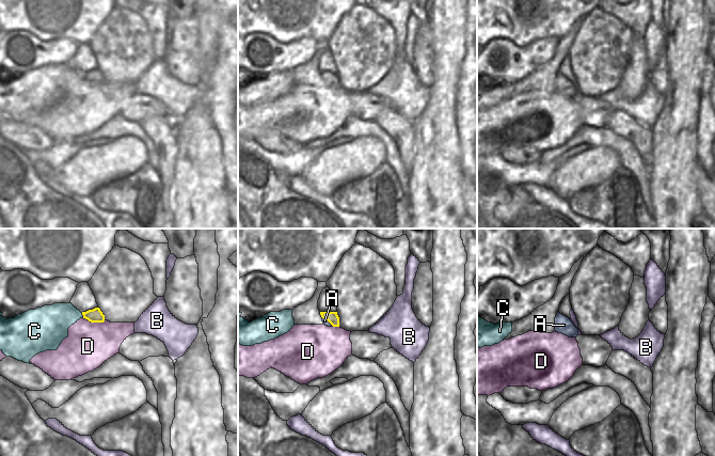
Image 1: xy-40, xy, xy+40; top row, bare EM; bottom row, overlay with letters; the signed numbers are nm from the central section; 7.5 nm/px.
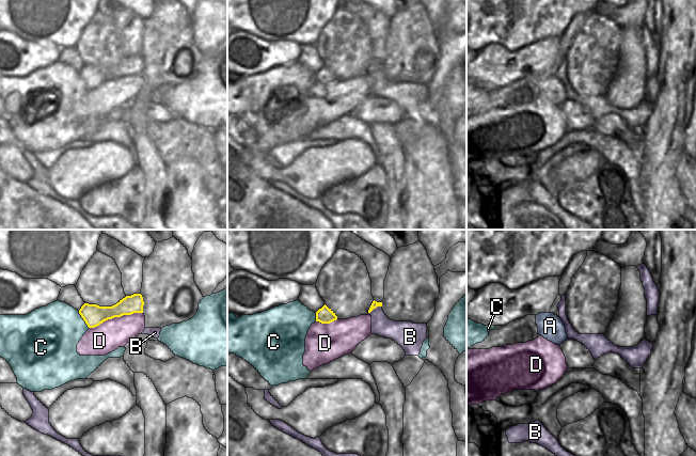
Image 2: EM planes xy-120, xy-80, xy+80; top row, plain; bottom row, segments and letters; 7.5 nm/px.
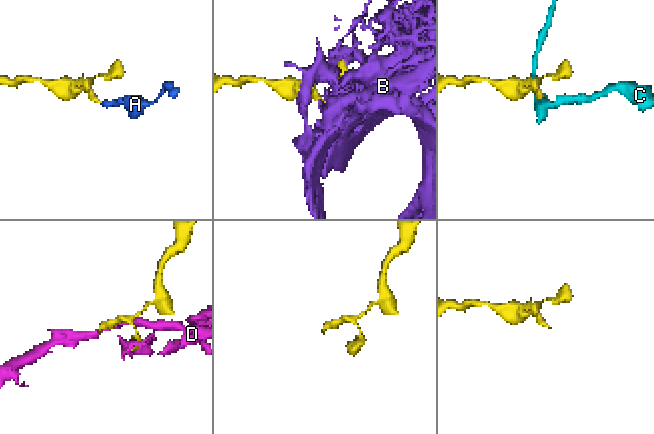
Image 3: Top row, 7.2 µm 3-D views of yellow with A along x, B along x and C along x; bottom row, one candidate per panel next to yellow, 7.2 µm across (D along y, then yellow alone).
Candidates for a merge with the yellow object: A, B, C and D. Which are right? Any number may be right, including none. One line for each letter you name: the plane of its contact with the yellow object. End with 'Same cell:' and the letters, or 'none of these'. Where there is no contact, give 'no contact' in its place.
A: contact in xy
Same cell: A

